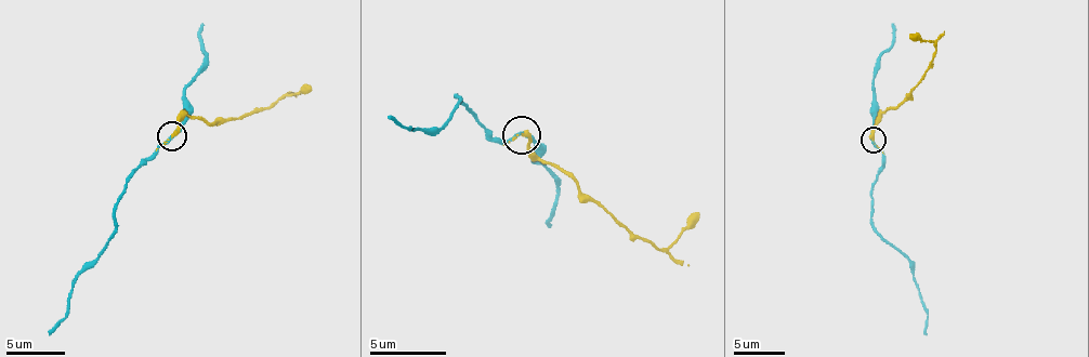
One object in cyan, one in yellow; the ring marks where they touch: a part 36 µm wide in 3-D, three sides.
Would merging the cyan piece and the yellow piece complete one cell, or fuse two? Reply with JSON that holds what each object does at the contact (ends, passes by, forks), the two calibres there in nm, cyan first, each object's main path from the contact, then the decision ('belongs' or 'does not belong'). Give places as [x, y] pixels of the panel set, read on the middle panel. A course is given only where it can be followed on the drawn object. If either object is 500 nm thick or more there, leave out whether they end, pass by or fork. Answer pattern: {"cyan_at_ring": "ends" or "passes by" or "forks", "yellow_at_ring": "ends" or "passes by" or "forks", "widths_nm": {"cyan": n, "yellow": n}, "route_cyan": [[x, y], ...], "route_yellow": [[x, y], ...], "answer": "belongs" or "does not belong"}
{"cyan_at_ring": "passes by", "yellow_at_ring": "passes by", "widths_nm": {"cyan": 200, "yellow": 170}, "route_cyan": [[523, 135], [504, 144], [490, 136], [461, 97], [456, 95], [460, 102], [436, 129], [404, 128], [390, 118]], "route_yellow": [[523, 135], [539, 159], [558, 163], [631, 234], [656, 246], [667, 247], [698, 211]], "answer": "does not belong"}

